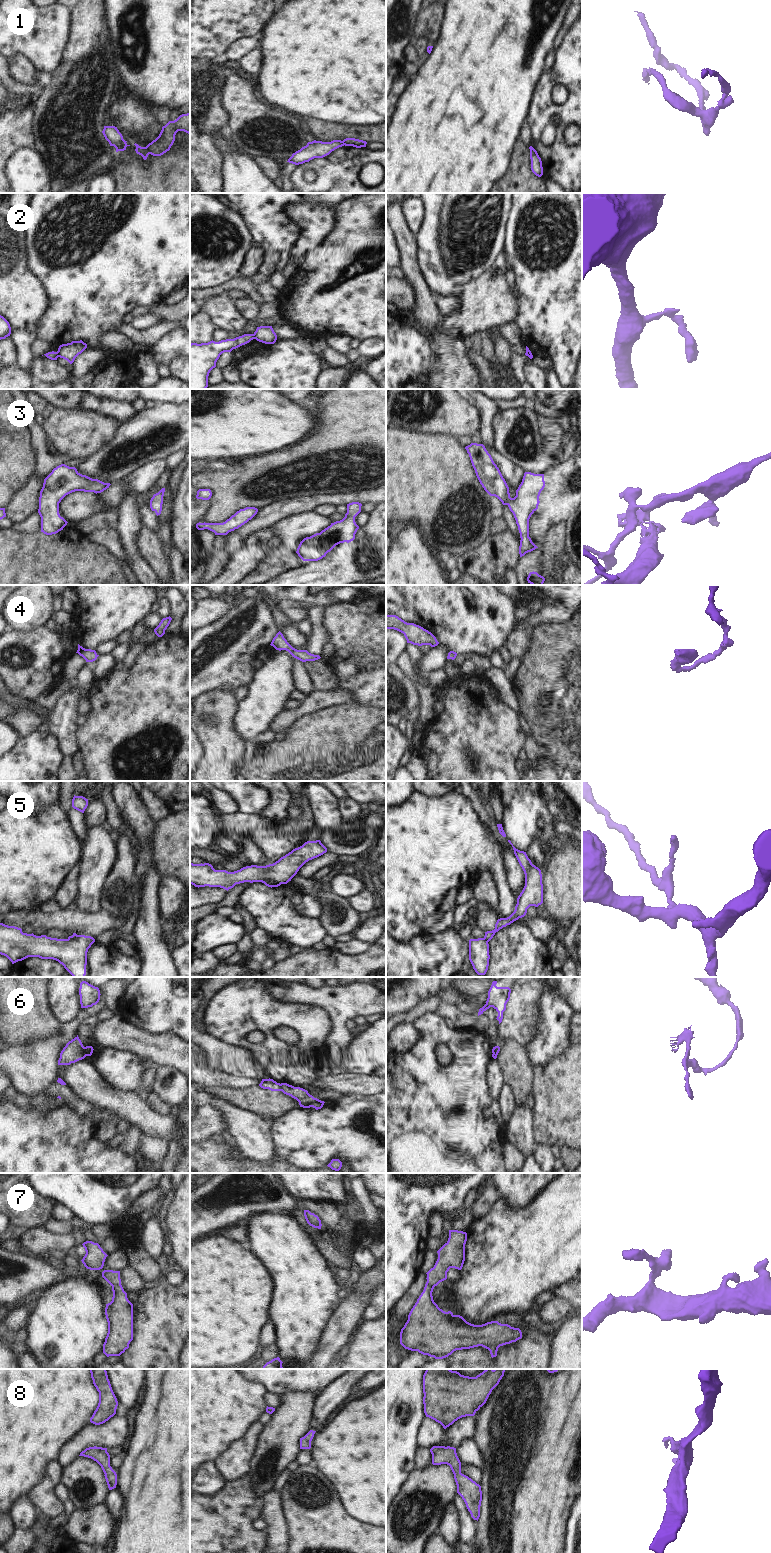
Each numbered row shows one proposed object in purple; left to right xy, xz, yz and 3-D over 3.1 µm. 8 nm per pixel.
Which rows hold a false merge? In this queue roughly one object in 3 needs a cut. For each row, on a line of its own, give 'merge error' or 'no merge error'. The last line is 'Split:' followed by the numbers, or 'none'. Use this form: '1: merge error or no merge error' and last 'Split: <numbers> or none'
1: merge error
2: merge error
3: no merge error
4: no merge error
5: merge error
6: merge error
7: no merge error
8: no merge error
Split: 1, 2, 5, 6

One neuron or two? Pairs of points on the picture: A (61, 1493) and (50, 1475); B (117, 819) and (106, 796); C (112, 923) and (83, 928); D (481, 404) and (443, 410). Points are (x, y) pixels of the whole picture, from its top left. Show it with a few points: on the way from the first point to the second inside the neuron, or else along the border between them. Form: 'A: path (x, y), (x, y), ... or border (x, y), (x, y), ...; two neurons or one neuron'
A: border (60, 1481), (54, 1488), (54, 1495), (64, 1506); two neurons
B: path (113, 813), (108, 802); one neuron
C: path (105, 923), (90, 925); one neuron
D: border (463, 399), (478, 410), (480, 427); two neurons

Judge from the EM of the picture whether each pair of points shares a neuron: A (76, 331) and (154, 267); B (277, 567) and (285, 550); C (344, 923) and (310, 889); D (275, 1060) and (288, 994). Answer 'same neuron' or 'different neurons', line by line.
A: same neuron
B: different neurons
C: same neuron
D: different neurons

